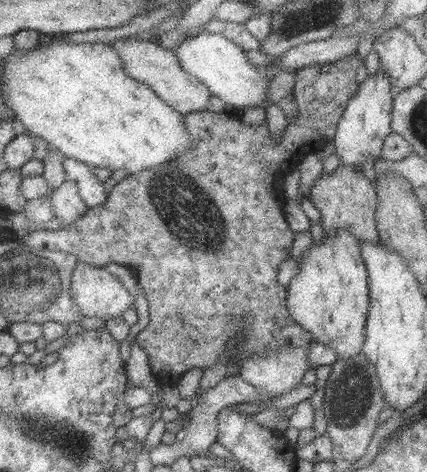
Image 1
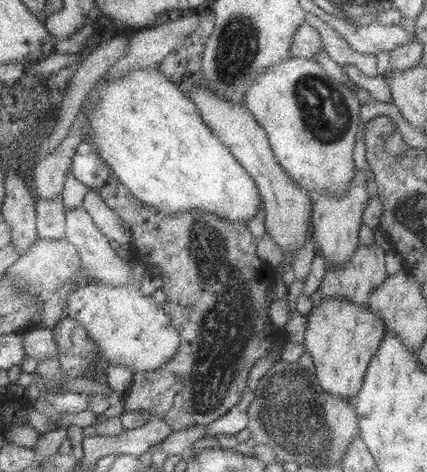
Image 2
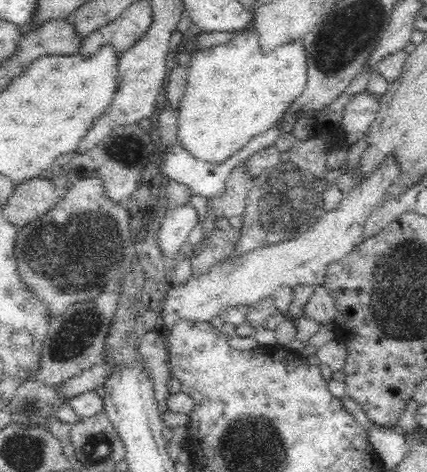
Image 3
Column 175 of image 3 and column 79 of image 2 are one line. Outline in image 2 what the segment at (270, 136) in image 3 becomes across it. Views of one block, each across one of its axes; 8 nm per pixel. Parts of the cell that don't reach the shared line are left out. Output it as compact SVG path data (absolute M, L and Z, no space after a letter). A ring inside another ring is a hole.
M85 139L77 148L71 172L87 187L101 189L113 177L111 165L93 148L93 141Z

